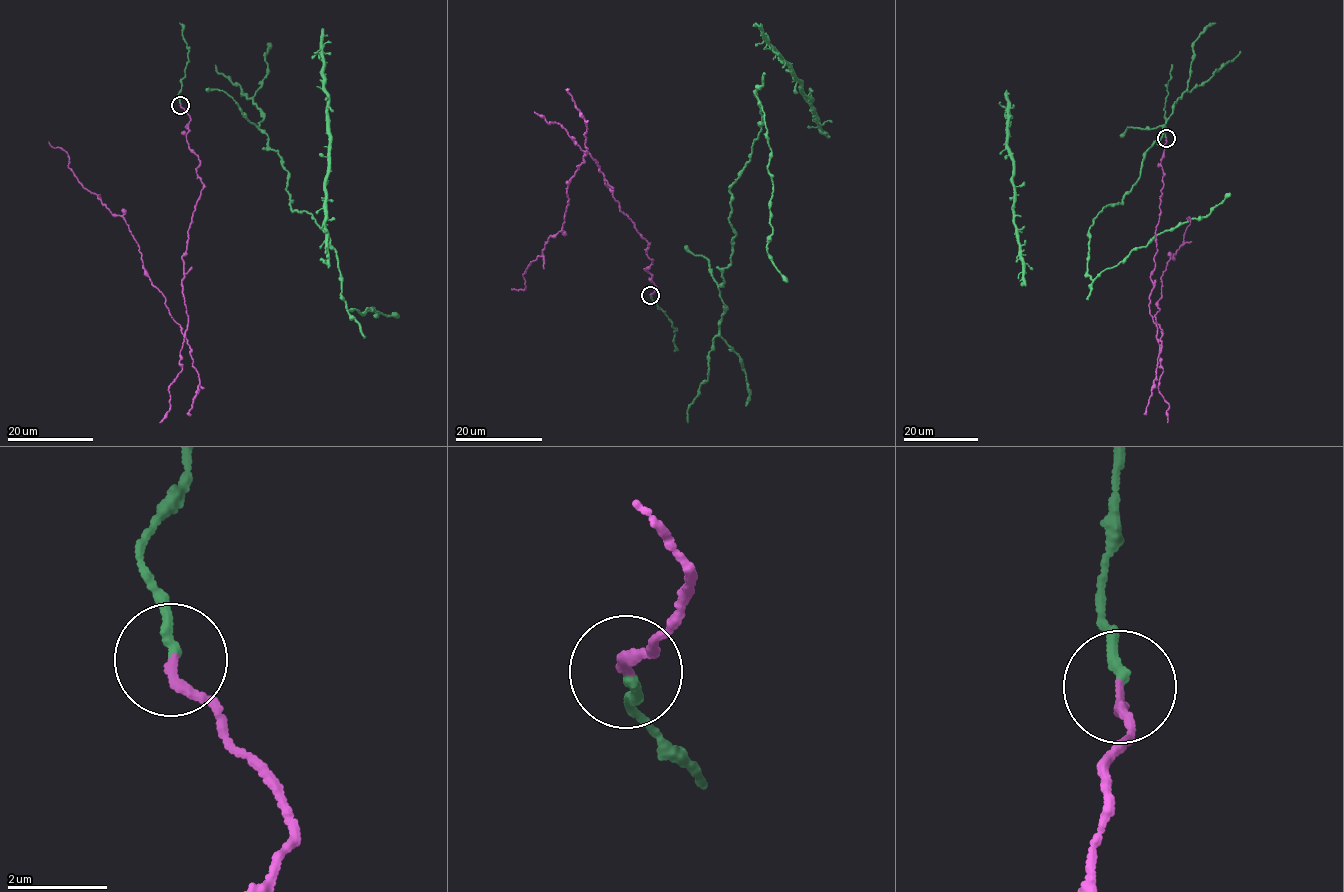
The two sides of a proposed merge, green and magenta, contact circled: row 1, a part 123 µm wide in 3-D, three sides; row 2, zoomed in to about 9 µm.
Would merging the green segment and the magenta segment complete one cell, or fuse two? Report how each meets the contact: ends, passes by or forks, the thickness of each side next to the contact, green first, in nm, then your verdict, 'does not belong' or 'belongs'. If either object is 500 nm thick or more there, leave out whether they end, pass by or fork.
green ends | magenta ends | 200/180 nm | belongs

